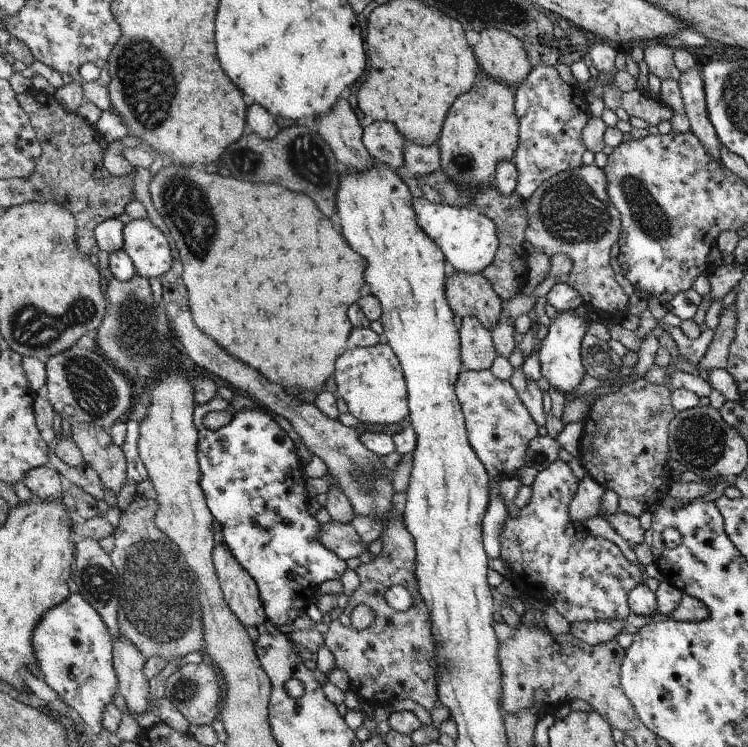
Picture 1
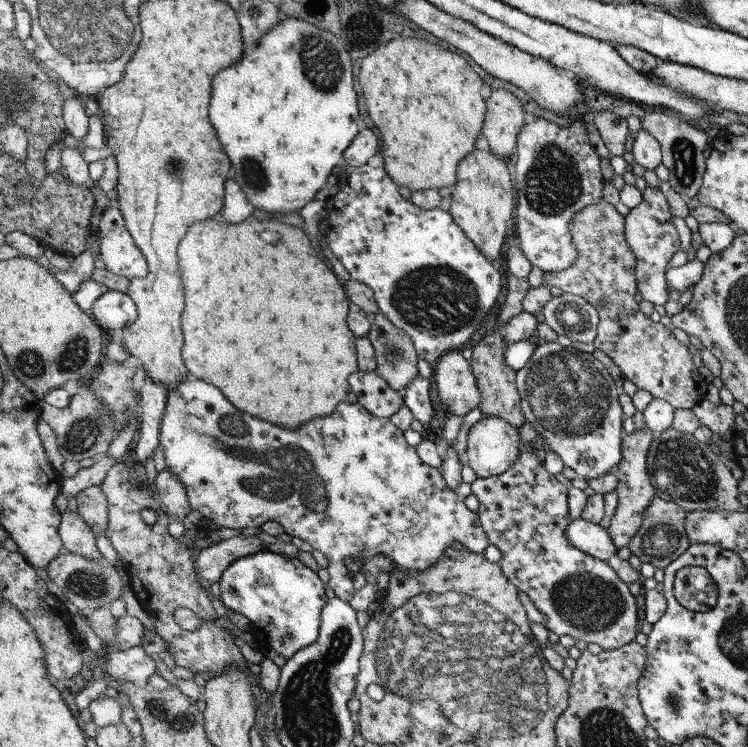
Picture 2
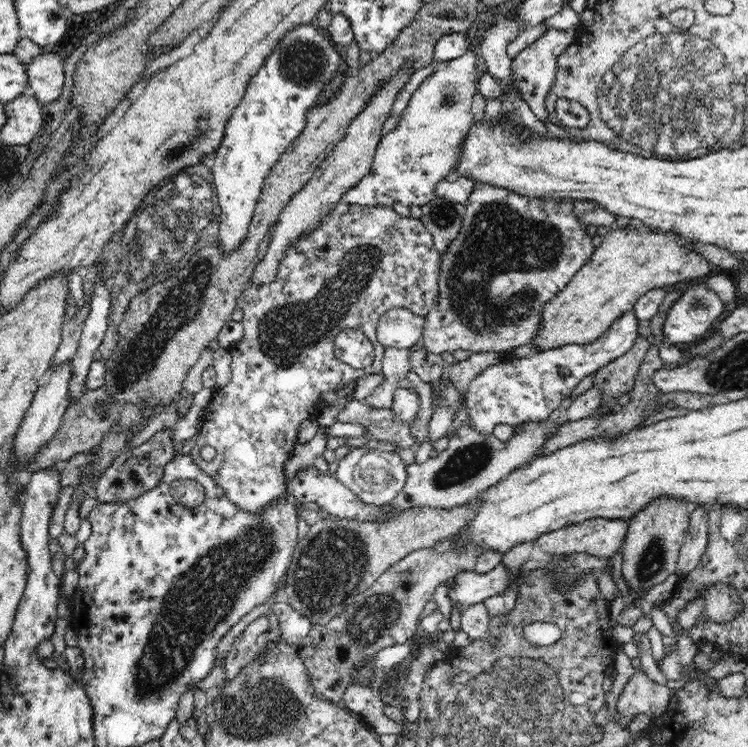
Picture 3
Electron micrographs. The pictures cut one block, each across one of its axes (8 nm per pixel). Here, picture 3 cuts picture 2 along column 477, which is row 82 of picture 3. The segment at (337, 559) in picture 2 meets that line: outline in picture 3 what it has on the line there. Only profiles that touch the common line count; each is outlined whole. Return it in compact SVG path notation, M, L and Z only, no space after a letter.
M548 30L542 33L530 45L518 52L511 59L512 77L516 87L520 89L522 99L530 106L532 112L540 119L540 121L548 121L546 112L546 98L552 89L554 80L557 76L558 57L568 48L572 42L572 36L568 36L566 32L556 32L556 30Z

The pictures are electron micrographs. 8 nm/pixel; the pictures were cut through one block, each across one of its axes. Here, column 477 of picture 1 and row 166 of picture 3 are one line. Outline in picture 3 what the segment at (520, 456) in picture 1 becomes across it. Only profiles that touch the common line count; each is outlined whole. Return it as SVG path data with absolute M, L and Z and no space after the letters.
M473 45L458 59L437 62L432 77L420 84L401 113L400 124L380 140L370 172L342 196L344 203L387 208L400 203L422 208L436 197L436 184L455 171L461 145L474 124L470 110L477 90L475 50Z

